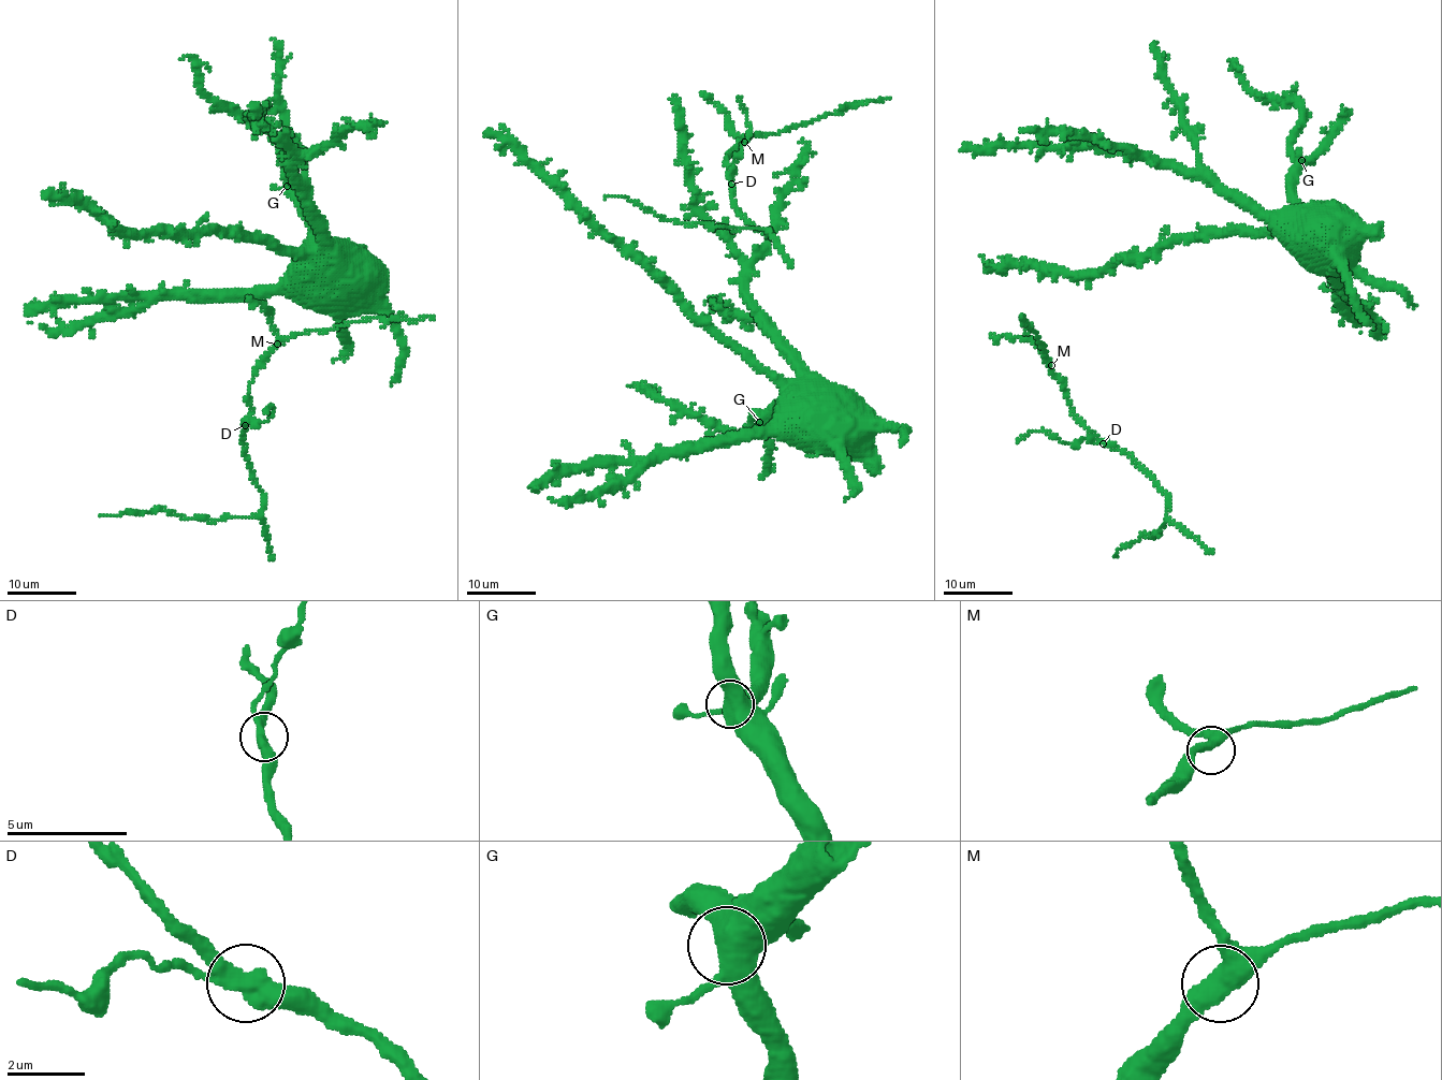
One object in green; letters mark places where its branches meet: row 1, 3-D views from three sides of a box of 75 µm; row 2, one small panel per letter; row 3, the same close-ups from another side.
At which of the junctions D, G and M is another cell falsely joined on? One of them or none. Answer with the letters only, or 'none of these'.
D

